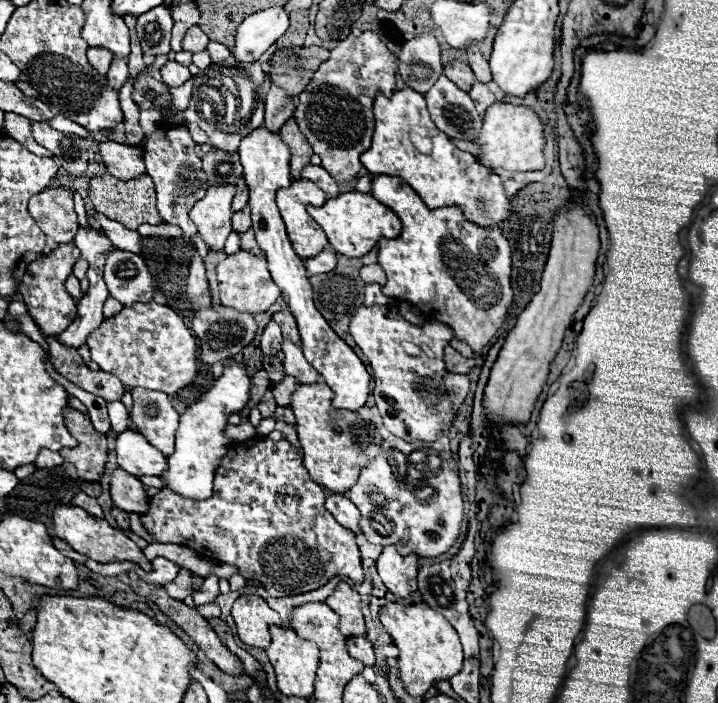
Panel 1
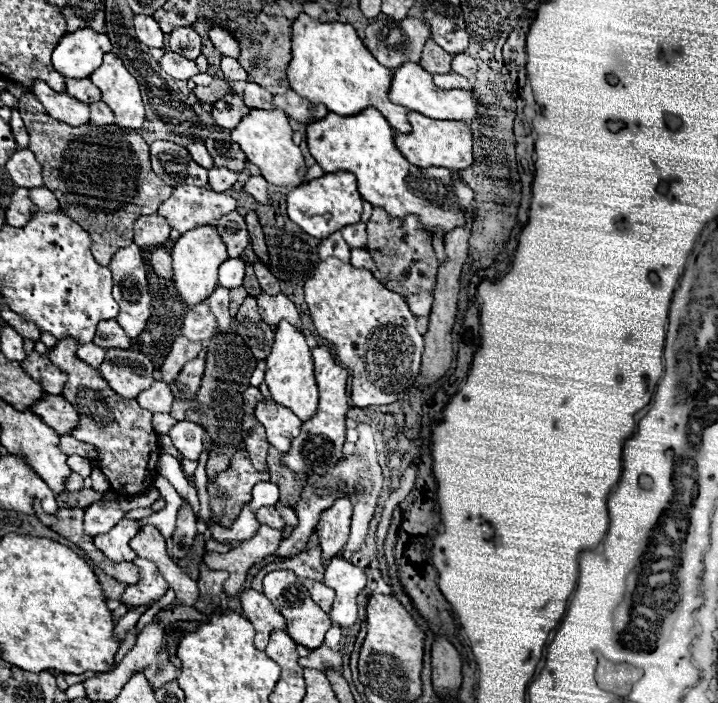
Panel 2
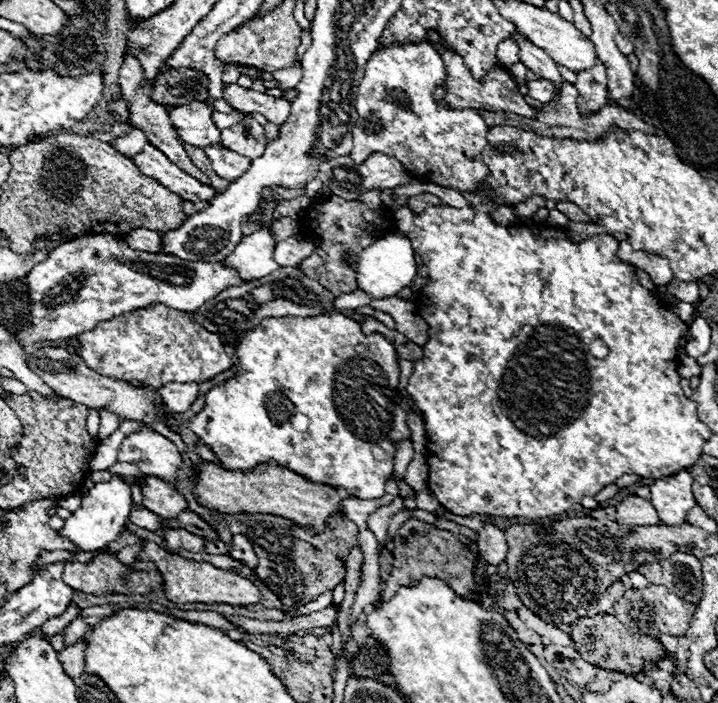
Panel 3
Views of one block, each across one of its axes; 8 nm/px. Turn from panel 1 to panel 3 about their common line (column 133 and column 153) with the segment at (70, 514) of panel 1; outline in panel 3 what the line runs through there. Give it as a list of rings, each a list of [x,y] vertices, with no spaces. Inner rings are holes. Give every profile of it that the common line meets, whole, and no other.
[[[142,542],[142,550],[138,552],[138,558],[142,560],[150,560],[158,566],[162,578],[164,578],[164,592],[168,596],[168,600],[178,602],[178,604],[190,604],[190,602],[224,602],[230,606],[248,606],[248,604],[256,604],[260,600],[260,592],[258,588],[244,576],[230,572],[230,570],[222,570],[212,566],[210,562],[196,562],[196,560],[188,560],[182,558],[178,554],[170,554],[164,548],[160,548],[156,542]]]

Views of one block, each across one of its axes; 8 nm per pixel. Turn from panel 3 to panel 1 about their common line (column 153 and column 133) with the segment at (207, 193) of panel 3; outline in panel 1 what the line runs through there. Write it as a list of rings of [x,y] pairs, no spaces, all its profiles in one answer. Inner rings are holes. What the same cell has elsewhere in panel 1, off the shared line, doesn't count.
[[[104,140],[98,146],[100,146],[100,156],[104,160],[104,166],[116,178],[130,180],[130,178],[146,172],[144,160],[142,160],[142,150],[138,146],[120,144],[114,140]]]

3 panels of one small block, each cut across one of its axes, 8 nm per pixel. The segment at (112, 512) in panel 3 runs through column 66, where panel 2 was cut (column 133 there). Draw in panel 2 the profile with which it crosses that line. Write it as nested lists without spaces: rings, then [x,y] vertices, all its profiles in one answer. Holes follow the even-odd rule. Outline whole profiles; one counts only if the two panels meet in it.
[[[122,518],[108,534],[94,536],[96,548],[100,548],[112,562],[132,562],[136,554],[130,548],[130,540],[142,526],[134,518]]]

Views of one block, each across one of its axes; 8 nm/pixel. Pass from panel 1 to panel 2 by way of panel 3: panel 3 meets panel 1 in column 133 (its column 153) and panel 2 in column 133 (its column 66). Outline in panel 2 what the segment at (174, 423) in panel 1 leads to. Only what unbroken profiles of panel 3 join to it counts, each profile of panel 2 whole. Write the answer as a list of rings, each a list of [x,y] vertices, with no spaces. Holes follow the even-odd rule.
[[[108,348],[106,360],[98,370],[108,382],[108,386],[126,400],[136,398],[154,382],[152,362],[142,352],[134,350]]]

